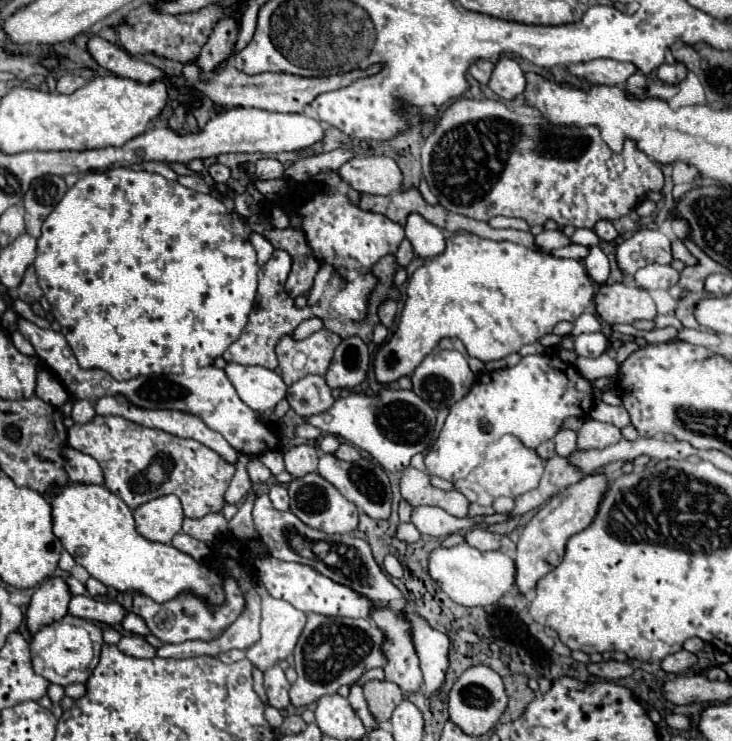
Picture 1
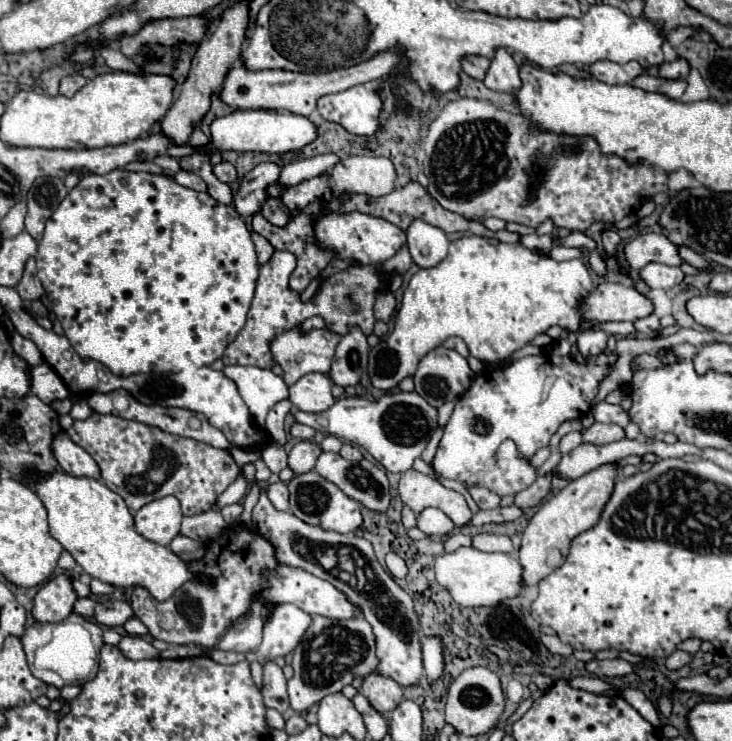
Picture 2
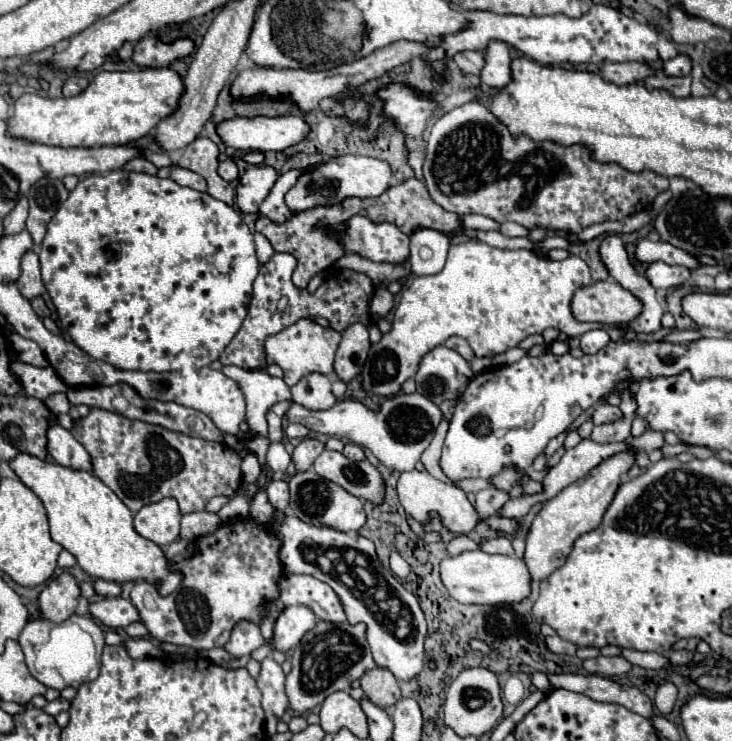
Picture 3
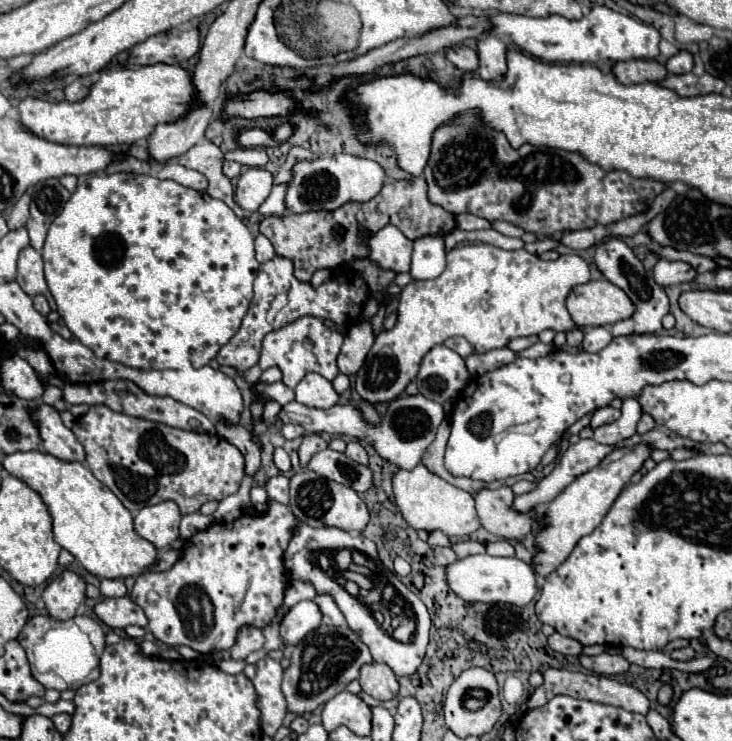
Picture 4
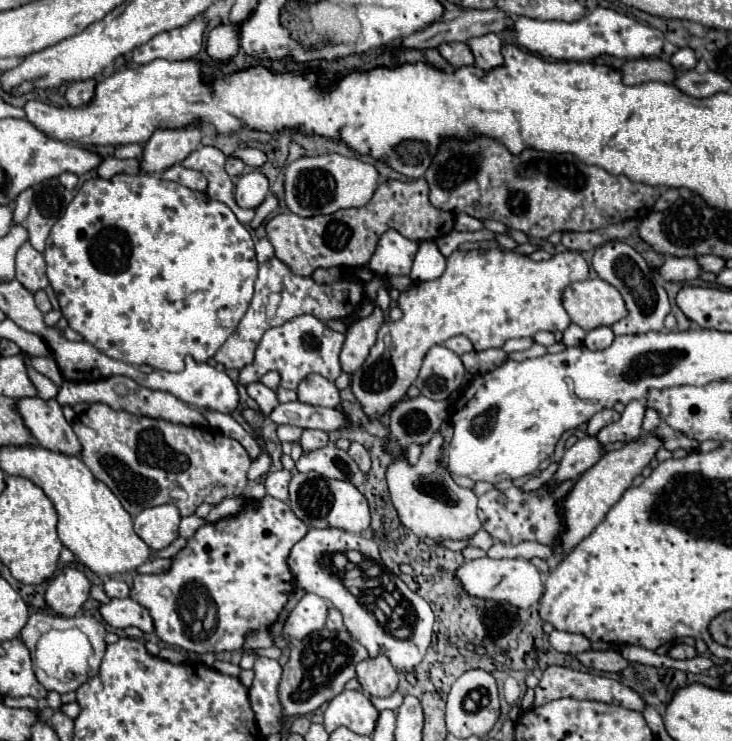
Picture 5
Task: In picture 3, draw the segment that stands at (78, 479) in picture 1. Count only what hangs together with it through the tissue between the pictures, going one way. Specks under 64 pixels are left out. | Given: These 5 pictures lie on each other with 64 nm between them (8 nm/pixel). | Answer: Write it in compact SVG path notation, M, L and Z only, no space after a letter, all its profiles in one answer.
M52 422L48 428L48 454L60 466L92 472L90 454L58 422Z

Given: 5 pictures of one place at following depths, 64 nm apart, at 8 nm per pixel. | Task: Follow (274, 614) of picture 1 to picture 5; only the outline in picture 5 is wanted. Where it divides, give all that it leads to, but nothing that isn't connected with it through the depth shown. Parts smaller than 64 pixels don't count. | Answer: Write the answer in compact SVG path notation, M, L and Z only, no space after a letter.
M306 594L286 618L282 632L292 640L302 640L310 632L316 632L324 626L326 608L328 608L326 600L314 594Z

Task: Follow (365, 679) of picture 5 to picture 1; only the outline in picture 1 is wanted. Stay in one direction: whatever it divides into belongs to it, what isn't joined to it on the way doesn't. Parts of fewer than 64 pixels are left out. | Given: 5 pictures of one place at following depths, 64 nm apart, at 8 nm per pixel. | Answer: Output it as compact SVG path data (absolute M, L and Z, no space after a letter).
M370 680L364 684L364 696L368 702L368 710L376 718L376 722L384 724L390 720L394 708L402 702L402 690L386 680Z

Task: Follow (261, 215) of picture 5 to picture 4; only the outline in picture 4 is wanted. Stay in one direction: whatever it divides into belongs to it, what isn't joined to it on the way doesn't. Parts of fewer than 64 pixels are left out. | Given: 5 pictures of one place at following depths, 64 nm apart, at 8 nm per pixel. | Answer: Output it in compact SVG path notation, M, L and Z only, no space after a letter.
M276 184L272 188L270 196L264 200L264 204L258 208L258 212L264 216L282 216L286 212L286 206L284 206L286 188L288 188L288 184Z

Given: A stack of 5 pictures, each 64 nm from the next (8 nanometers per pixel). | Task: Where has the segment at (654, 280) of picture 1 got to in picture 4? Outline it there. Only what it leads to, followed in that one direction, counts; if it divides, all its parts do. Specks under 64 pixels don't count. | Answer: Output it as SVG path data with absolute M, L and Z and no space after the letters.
M658 260L652 272L656 284L662 288L690 282L696 276L696 270L690 268L686 262L668 262L668 260Z

